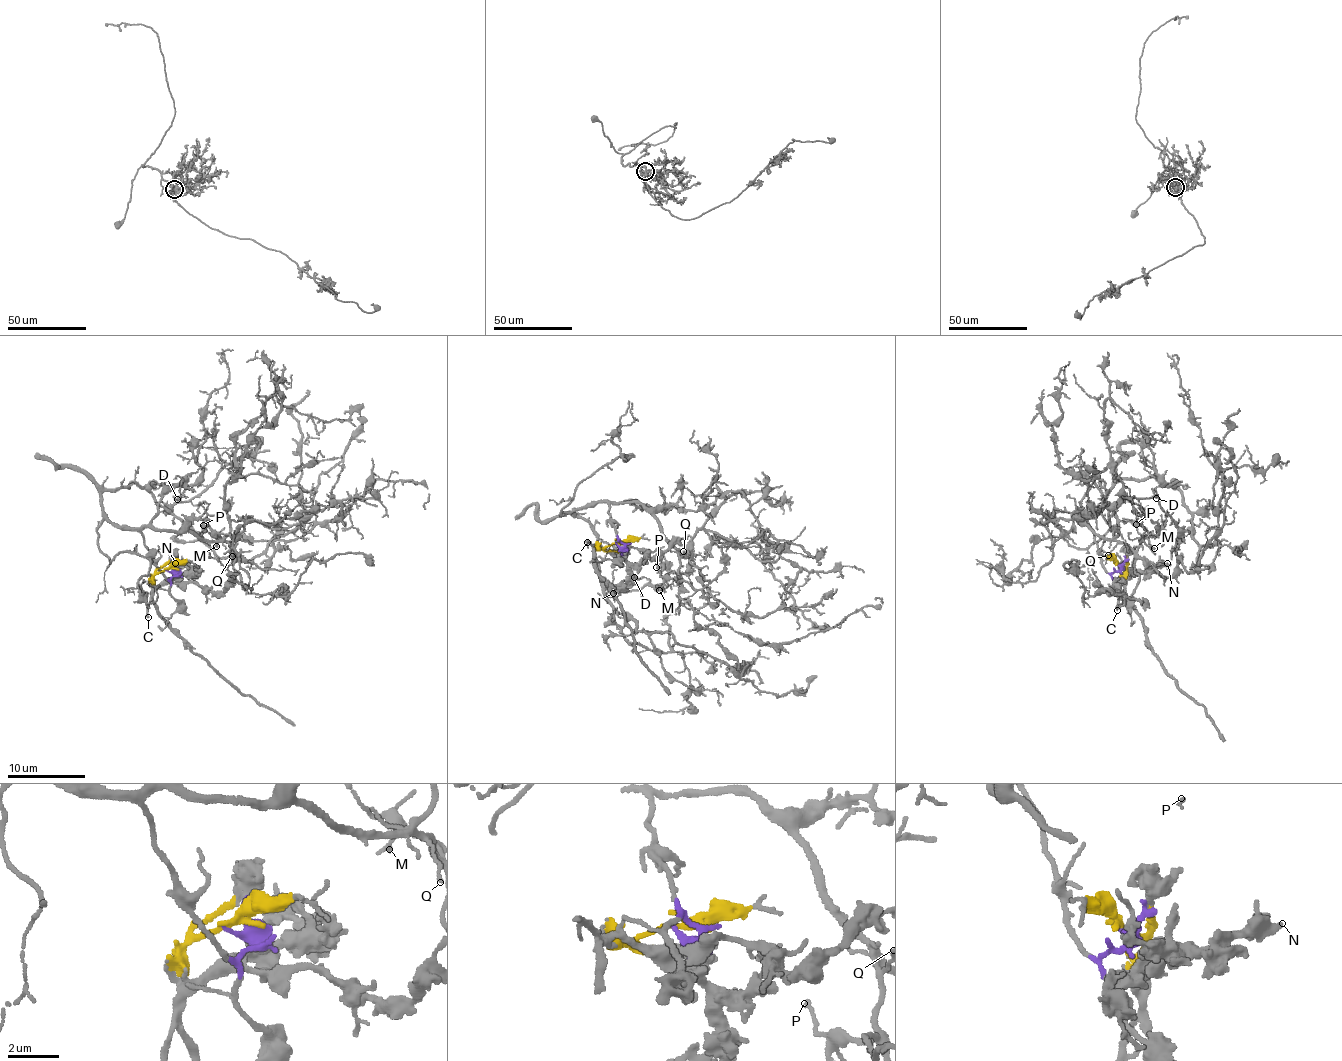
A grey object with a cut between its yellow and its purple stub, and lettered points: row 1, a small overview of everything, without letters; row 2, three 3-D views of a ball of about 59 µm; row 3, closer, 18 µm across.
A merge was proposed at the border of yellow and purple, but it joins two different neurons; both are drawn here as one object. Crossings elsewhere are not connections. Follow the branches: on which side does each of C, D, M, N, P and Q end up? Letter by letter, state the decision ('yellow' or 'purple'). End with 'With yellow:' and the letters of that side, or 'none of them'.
C: yellow
D: purple
M: purple
N: yellow
P: purple
Q: purple
With yellow: C, N

